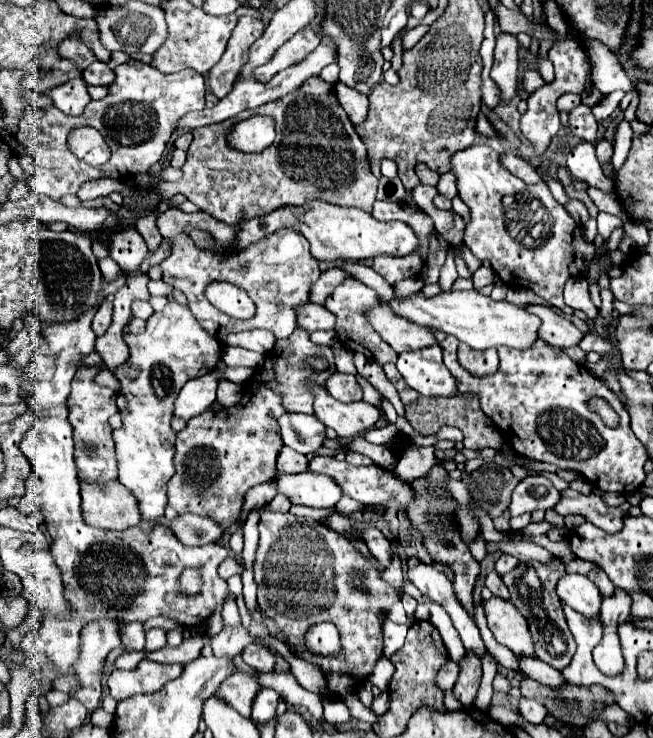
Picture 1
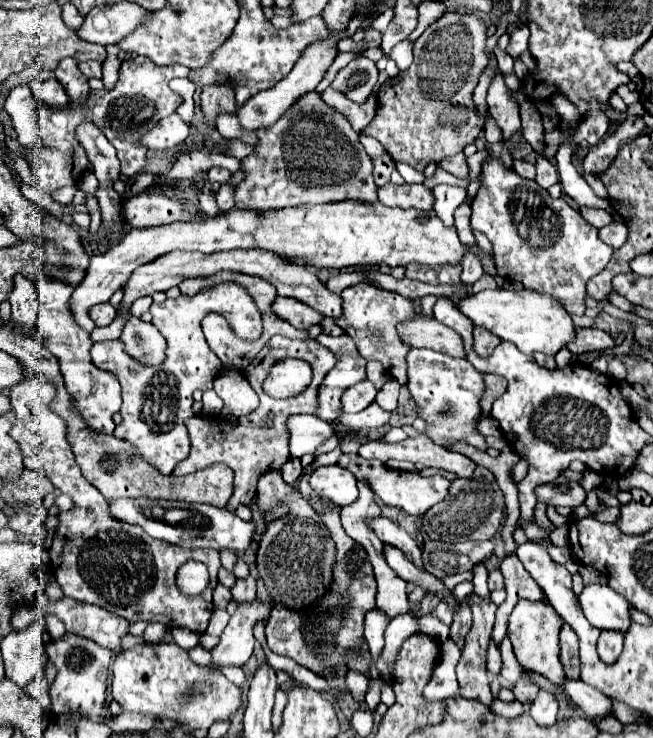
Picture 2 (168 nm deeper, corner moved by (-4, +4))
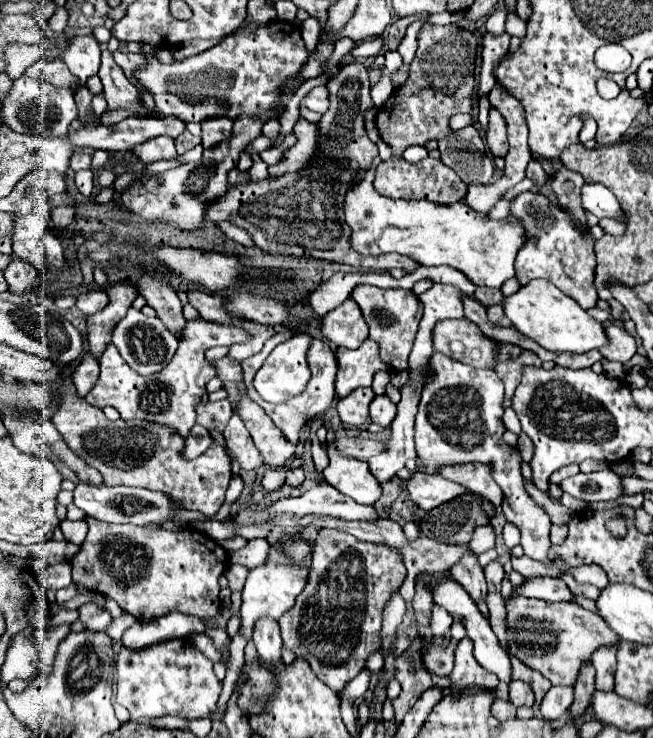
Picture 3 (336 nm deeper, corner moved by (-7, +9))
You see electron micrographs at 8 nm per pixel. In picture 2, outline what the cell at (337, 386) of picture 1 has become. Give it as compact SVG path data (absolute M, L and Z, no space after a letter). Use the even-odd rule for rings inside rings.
M362 380L360 384L354 384L352 388L348 388L348 392L344 392L342 408L346 412L360 412L368 404L372 404L374 398L376 398L376 388L372 386L372 382Z

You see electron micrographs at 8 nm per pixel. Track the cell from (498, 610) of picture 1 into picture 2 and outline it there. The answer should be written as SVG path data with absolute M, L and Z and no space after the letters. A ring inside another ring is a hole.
M520 600L514 606L512 614L508 616L508 636L512 640L513 651L518 662L526 669L544 674L556 684L564 680L564 670L558 660L558 652L560 652L558 632L560 632L560 616L552 610L552 606L542 604L542 602Z

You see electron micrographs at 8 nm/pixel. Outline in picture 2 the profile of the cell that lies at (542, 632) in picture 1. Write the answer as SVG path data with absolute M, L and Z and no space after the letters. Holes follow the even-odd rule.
M562 622L562 630L560 630L560 662L568 678L580 678L578 636L566 622Z

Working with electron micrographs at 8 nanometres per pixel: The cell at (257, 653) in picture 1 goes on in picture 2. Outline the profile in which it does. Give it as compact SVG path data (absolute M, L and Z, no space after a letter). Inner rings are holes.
M326 510L322 514L324 524L328 526L332 540L336 542L336 586L328 596L324 596L316 606L294 612L280 606L280 620L270 618L266 624L266 644L274 654L296 660L308 670L332 678L332 666L344 662L342 652L346 648L354 648L360 644L364 632L364 614L376 608L376 580L372 574L372 566L366 558L366 552L360 544L356 544L340 524L340 510Z

